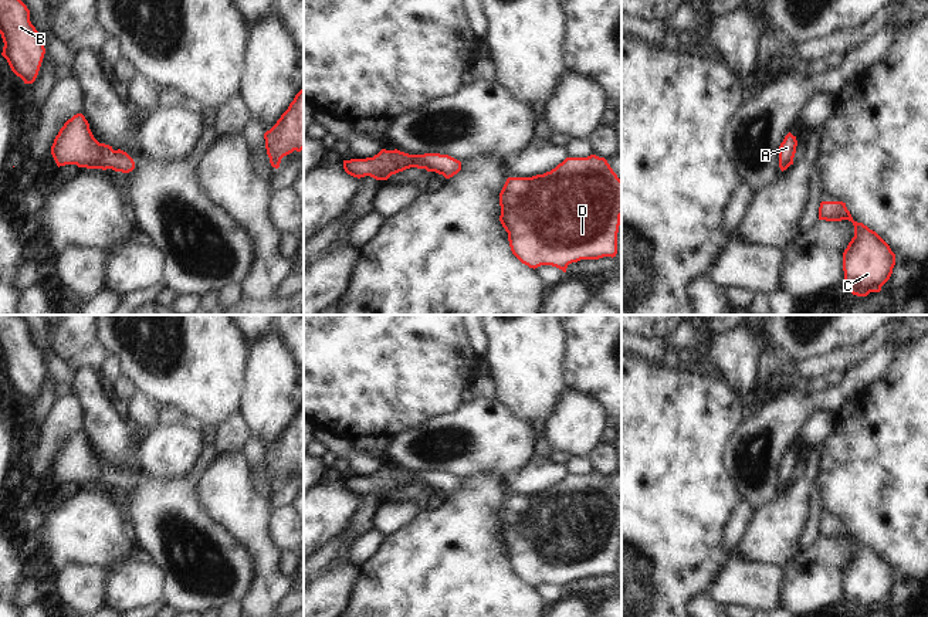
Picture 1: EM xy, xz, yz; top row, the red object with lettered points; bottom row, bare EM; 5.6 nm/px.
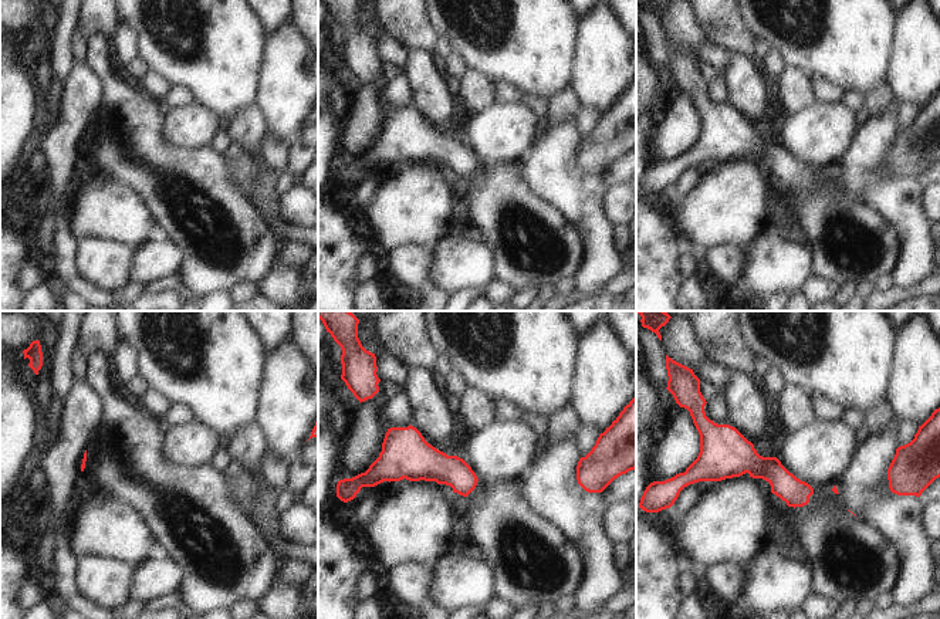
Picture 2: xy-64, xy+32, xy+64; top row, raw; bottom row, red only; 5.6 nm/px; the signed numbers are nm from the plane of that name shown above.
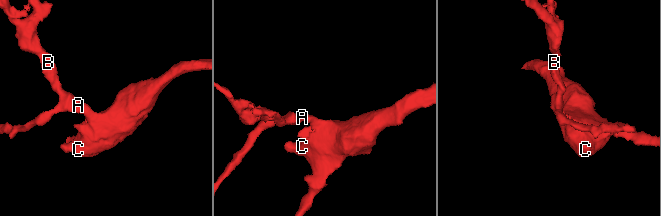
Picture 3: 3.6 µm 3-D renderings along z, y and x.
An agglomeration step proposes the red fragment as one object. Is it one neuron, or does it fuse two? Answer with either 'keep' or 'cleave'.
keep

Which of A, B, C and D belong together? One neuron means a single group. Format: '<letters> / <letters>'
A B C D

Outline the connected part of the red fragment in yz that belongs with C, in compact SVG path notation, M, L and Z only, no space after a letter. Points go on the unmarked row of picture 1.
M822 519L819 538L853 540L854 555L843 570L844 600L857 614L880 610L895 583L890 563L875 549L854 539L843 519Z

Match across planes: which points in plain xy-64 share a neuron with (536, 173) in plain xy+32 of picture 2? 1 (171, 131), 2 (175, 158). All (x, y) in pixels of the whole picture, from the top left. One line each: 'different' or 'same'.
1: same
2: different

